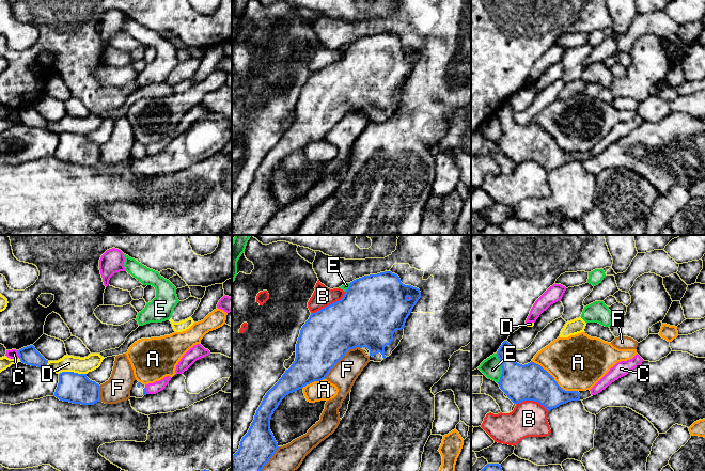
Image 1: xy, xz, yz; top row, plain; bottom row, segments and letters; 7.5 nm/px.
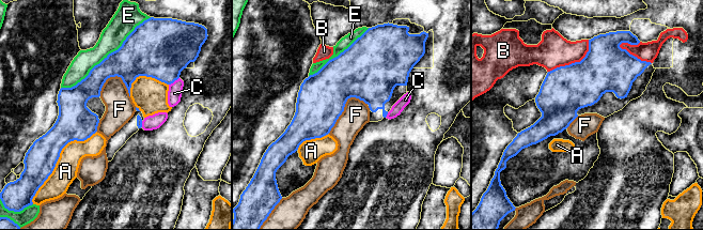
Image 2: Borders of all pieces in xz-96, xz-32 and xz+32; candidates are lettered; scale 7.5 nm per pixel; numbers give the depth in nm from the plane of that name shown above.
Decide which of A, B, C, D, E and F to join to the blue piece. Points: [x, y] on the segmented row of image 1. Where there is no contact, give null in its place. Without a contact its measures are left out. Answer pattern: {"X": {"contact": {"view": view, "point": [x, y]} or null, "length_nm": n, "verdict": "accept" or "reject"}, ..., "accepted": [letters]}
{"A": {"contact": {"view": "yz", "point": [553, 379]}, "length_nm": 420, "verdict": "reject"}, "B": {"contact": {"view": "xz", "point": [330, 304]}, "length_nm": 300, "verdict": "reject"}, "C": {"contact": {"view": "xy", "point": [18, 354]}, "length_nm": 60, "verdict": "reject"}, "D": {"contact": {"view": "xy", "point": [72, 372]}, "length_nm": 200, "verdict": "reject"}, "E": {"contact": {"view": "yz", "point": [502, 369]}, "length_nm": 220, "verdict": "reject"}, "F": {"contact": {"view": "xz", "point": [341, 358]}, "length_nm": 360, "verdict": "reject"}, "accepted": []}

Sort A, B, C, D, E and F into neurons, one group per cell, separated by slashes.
A / B / C / D / E / F

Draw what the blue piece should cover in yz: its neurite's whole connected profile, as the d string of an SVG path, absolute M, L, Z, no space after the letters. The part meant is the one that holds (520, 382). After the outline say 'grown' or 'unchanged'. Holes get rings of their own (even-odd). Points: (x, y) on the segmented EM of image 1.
M507 341L502 343L497 356L502 367L498 384L514 404L534 401L549 411L562 404L593 396L590 390L563 390L546 370L532 361L524 365L517 363L514 349Z | grown

